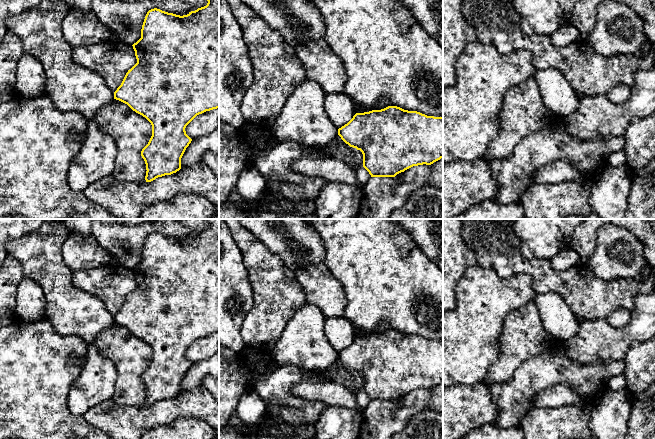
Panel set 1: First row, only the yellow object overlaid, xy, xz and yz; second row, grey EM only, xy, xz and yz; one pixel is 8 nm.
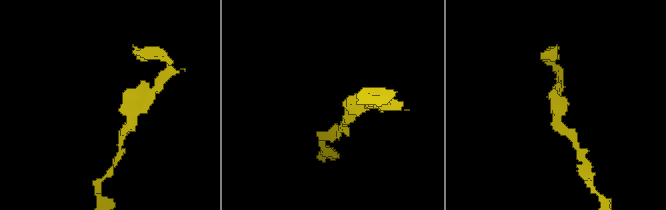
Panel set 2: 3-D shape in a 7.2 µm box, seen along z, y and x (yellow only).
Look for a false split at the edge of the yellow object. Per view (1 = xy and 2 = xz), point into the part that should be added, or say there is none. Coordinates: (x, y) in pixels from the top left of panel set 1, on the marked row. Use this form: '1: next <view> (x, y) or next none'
1: next none
2: next none

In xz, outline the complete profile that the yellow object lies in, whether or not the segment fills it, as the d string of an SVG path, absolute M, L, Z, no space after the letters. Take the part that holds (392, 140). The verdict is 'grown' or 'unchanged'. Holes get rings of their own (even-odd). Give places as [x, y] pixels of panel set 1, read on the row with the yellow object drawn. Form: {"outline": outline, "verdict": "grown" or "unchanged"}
{"outline": "M388 106L381 110L356 113L347 124L338 129L338 135L350 147L362 152L363 167L371 177L395 177L413 166L431 165L443 158L443 116L427 116L417 111Z", "verdict": "unchanged"}

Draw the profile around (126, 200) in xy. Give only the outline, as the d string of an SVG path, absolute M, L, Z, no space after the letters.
M203 162L151 182L121 182L109 176L91 184L84 193L119 219L138 219L145 207L183 192L207 199L219 212L219 178Z

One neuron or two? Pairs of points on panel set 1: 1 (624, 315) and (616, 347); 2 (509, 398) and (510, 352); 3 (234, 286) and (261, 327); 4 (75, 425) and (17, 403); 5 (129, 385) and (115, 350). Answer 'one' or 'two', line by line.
1: two
2: two
3: two
4: one
5: one

